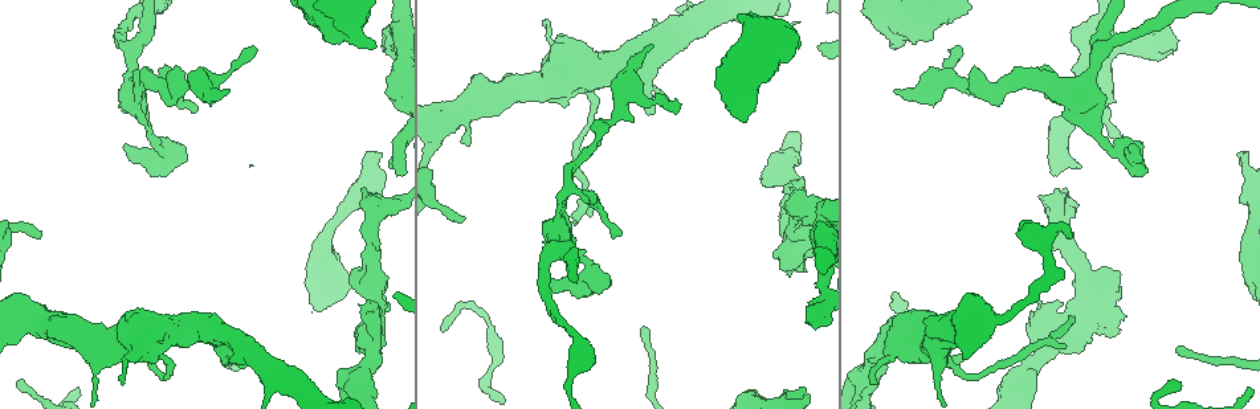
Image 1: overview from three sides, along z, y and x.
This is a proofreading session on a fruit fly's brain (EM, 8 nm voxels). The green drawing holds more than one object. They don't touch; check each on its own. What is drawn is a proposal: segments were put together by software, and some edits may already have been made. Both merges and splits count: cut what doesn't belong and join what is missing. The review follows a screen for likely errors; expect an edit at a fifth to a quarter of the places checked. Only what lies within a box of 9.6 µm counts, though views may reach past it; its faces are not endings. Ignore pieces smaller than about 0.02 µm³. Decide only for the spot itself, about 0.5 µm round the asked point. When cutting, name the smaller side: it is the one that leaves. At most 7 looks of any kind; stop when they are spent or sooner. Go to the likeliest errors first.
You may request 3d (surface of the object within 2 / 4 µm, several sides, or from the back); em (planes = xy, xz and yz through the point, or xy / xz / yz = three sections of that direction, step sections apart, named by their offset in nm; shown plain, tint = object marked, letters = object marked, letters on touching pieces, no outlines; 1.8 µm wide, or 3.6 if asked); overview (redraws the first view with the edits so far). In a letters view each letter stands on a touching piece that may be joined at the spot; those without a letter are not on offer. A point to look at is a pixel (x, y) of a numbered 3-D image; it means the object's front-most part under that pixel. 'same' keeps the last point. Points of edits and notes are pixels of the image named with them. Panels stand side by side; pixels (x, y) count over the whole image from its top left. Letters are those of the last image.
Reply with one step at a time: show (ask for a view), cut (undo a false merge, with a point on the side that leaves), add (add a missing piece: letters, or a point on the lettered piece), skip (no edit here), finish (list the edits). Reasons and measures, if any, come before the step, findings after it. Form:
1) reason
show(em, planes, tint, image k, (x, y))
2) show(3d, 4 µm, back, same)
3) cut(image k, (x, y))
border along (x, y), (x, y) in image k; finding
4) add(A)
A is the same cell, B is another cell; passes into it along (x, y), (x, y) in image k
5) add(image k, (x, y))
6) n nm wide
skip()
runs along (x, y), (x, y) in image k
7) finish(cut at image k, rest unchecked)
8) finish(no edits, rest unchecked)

thick end
show(3d, 2 µm, image 1, (803, 390))

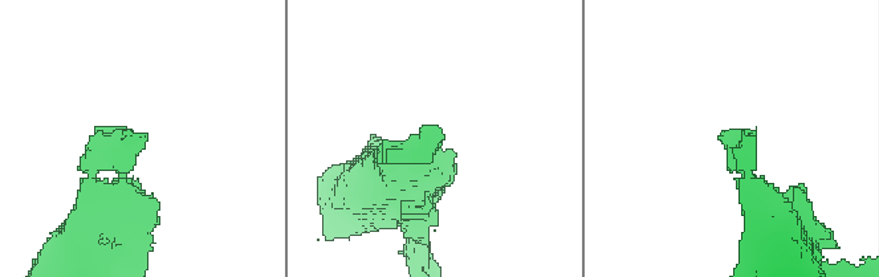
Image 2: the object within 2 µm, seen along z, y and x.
show(em, xy, step 16, letters, image 2, (721, 134))

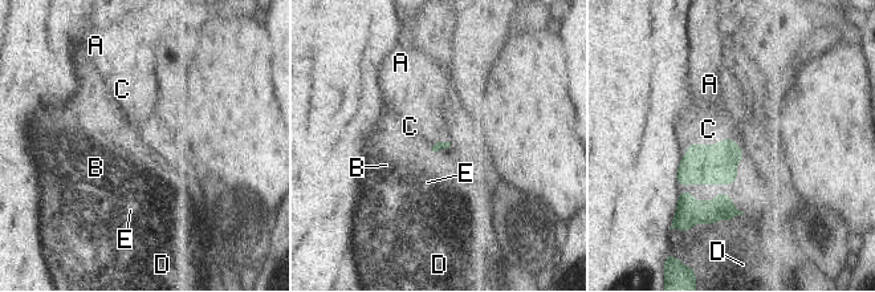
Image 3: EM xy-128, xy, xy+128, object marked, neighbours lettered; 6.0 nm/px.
add(C)
C is the same cell, A, B, D and E are other cells; passes into it along (716, 165), (717, 144), (708, 129) in image 3; it goes on there

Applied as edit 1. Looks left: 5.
show(overview)

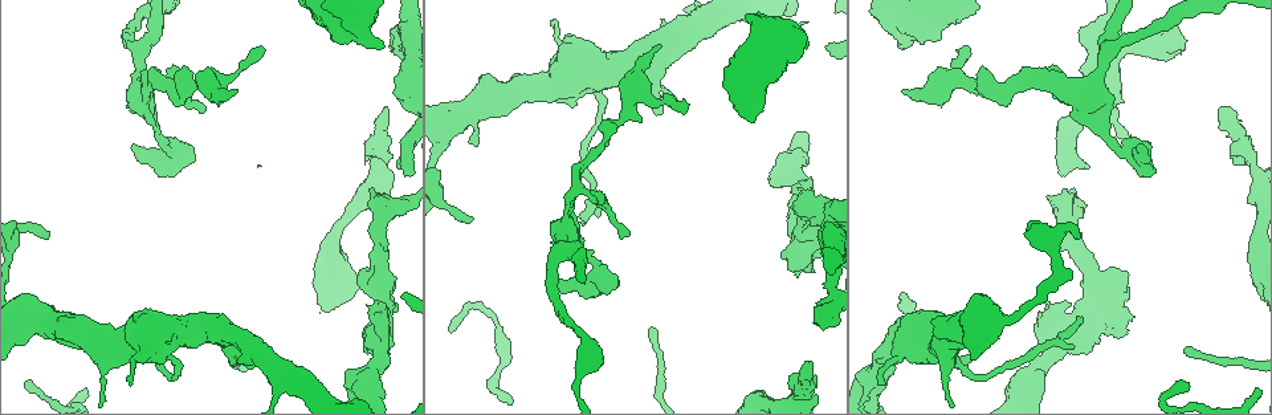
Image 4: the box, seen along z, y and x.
branch stops here
show(3d, 2 µm, image 4, (392, 30))

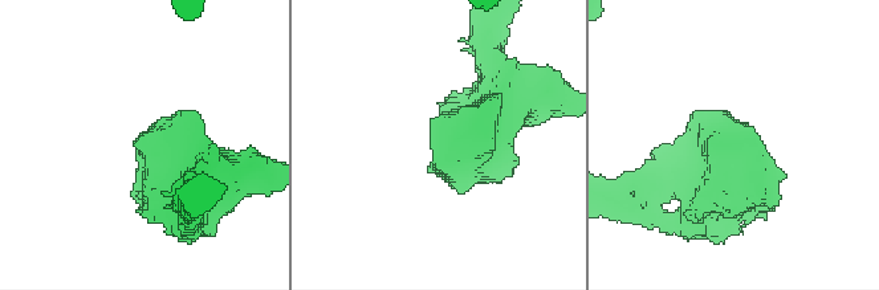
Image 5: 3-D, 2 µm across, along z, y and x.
show(em, planes, letters, image 5, (143, 136))

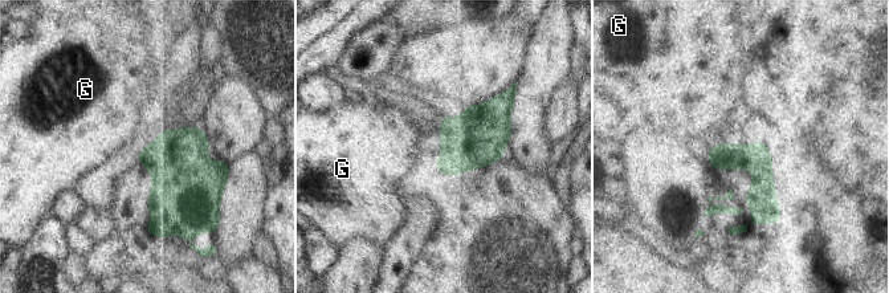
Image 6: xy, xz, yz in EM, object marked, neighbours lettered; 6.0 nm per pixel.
180 nm wide
skip()
G is another cell; runs along (712, 150), (762, 174), (777, 218) in image 6; no lettered piece goes on from it

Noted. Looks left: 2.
free end
show(3d, 4 µm, image 4, (583, 219))

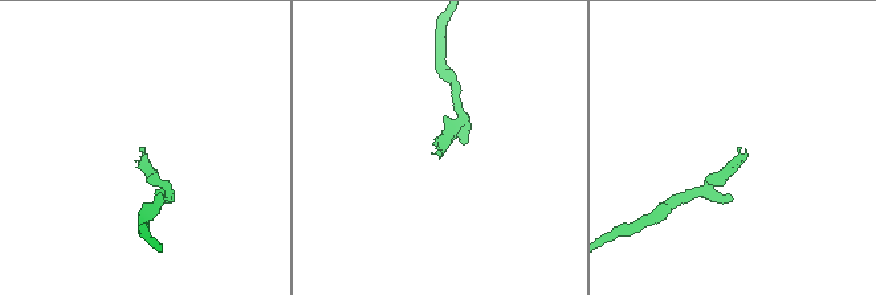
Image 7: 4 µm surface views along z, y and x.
show(em, planes, letters, image 7, (741, 147))

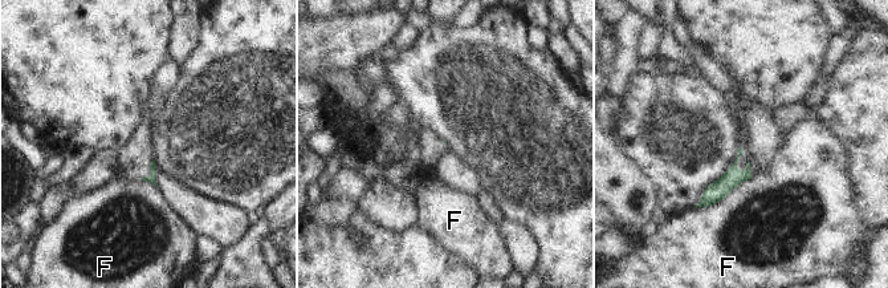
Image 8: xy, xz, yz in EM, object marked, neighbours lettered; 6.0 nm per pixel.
skip()
F is another cell; border along (752, 175), (717, 202), (693, 207) in image 8; no lettered piece goes on from it

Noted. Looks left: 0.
finish(add at image 3, rest unchecked)

